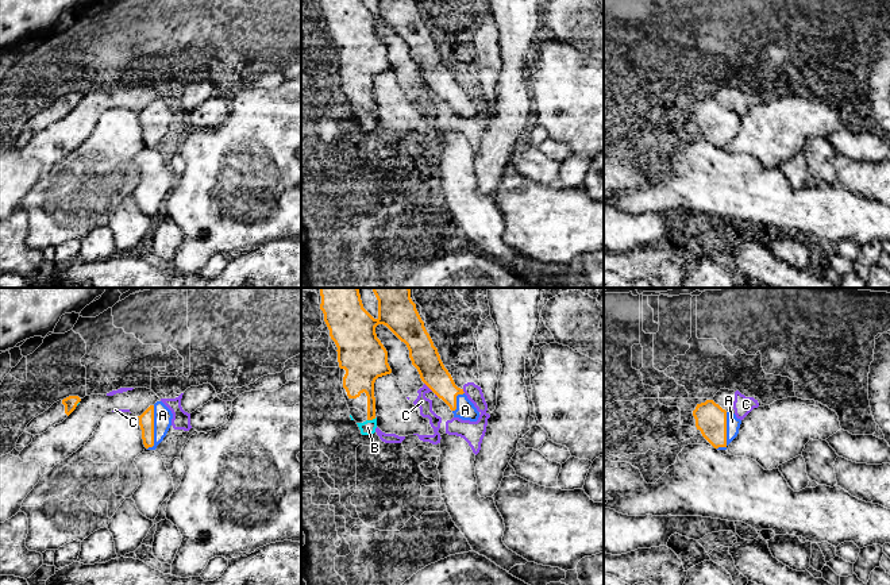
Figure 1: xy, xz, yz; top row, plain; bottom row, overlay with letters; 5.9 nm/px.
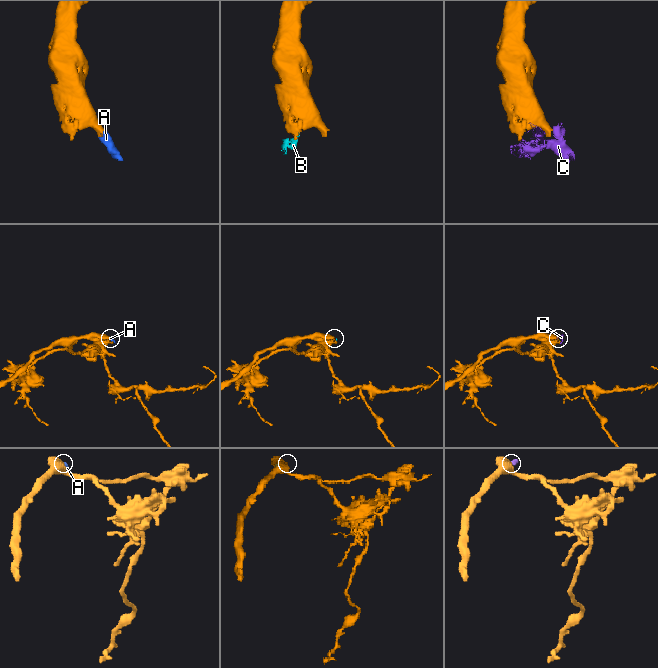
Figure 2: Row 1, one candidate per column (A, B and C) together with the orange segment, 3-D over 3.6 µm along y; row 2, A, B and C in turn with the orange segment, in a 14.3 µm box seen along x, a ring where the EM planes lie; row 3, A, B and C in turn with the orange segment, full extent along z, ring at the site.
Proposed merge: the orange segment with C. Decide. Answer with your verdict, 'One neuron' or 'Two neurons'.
Two neurons

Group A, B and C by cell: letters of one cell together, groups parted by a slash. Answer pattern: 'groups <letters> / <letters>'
groups A B / C

